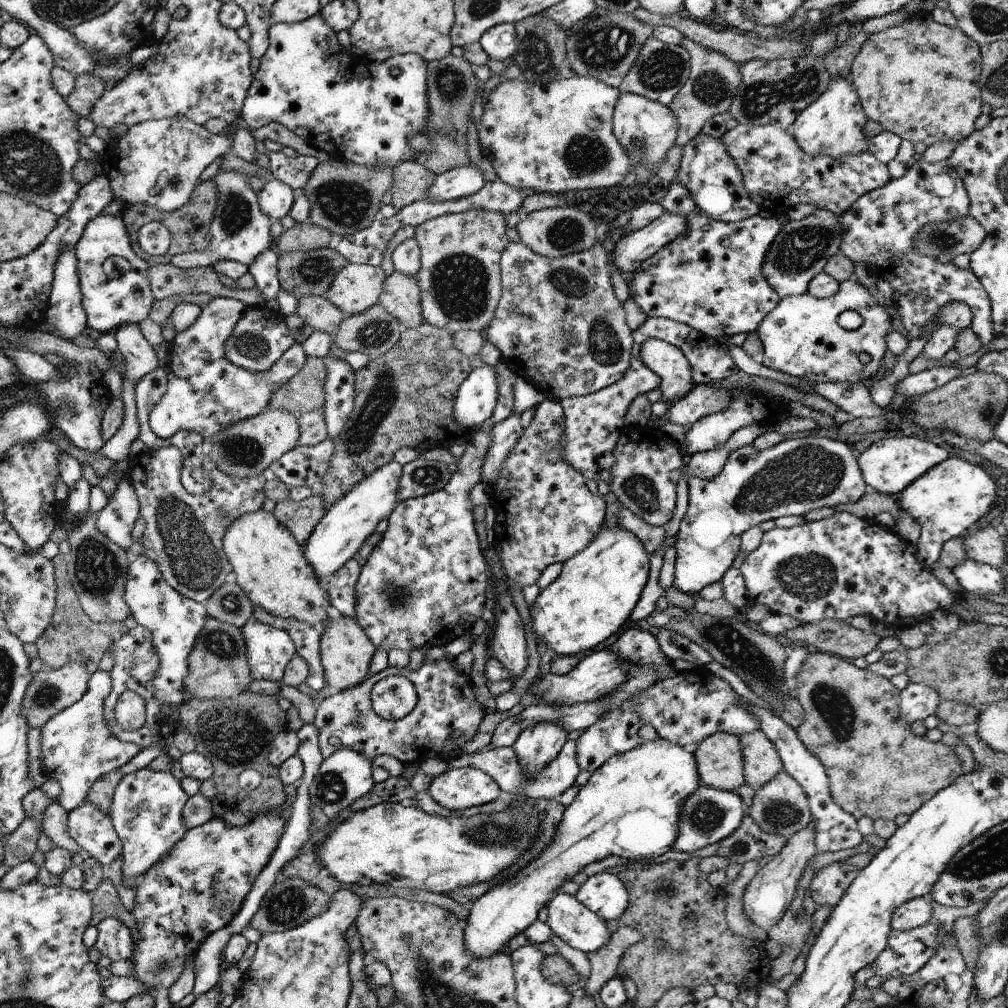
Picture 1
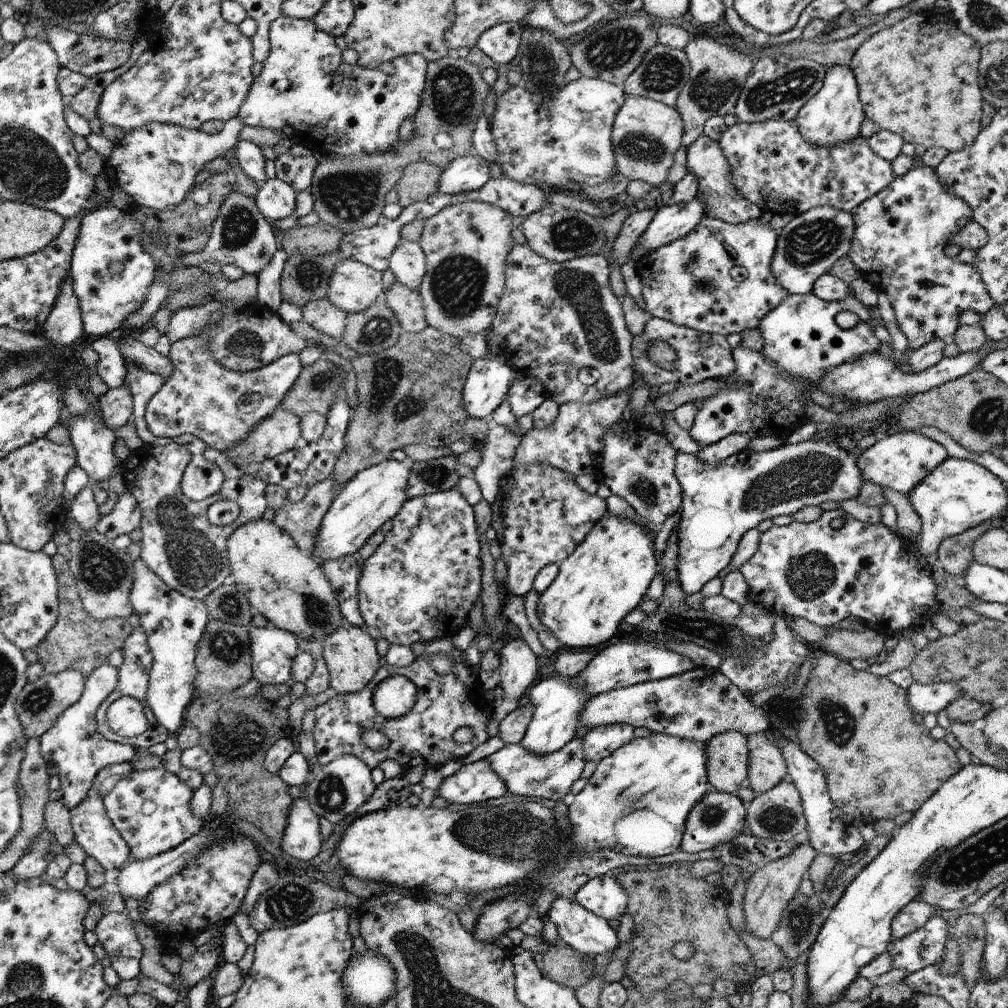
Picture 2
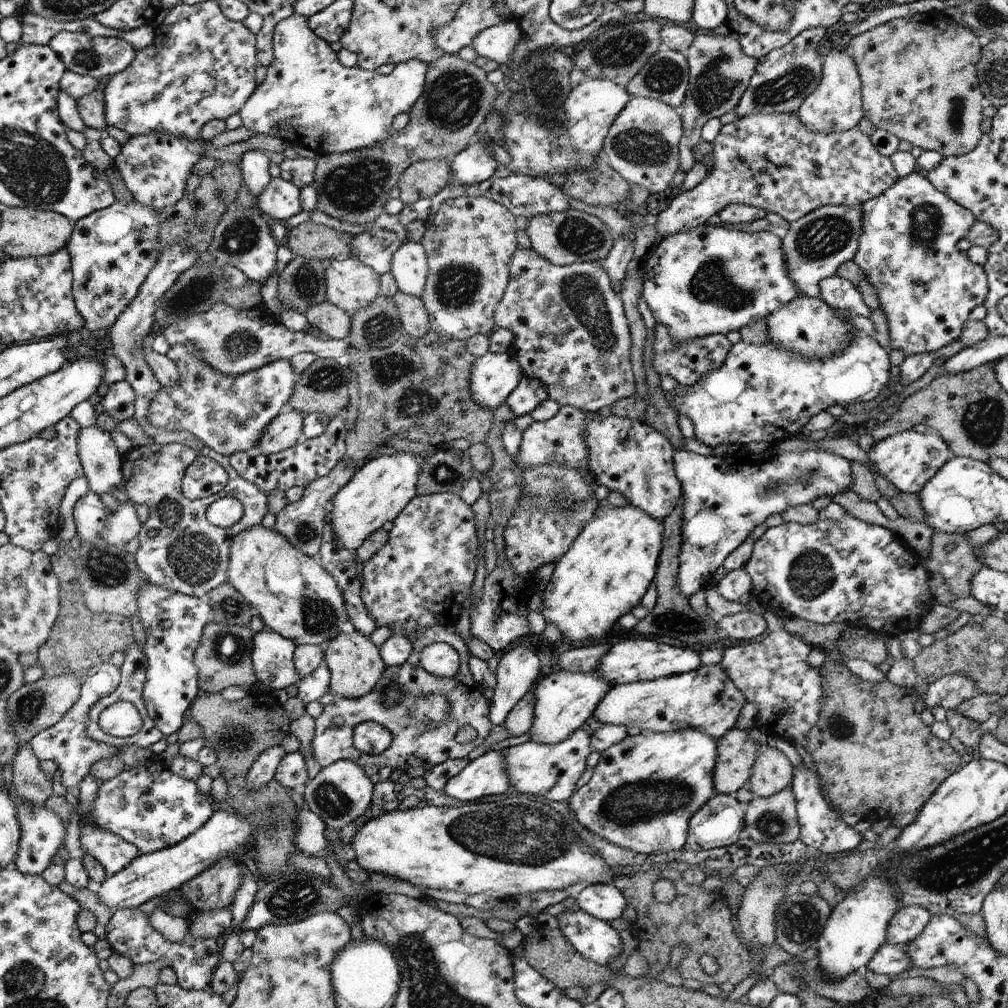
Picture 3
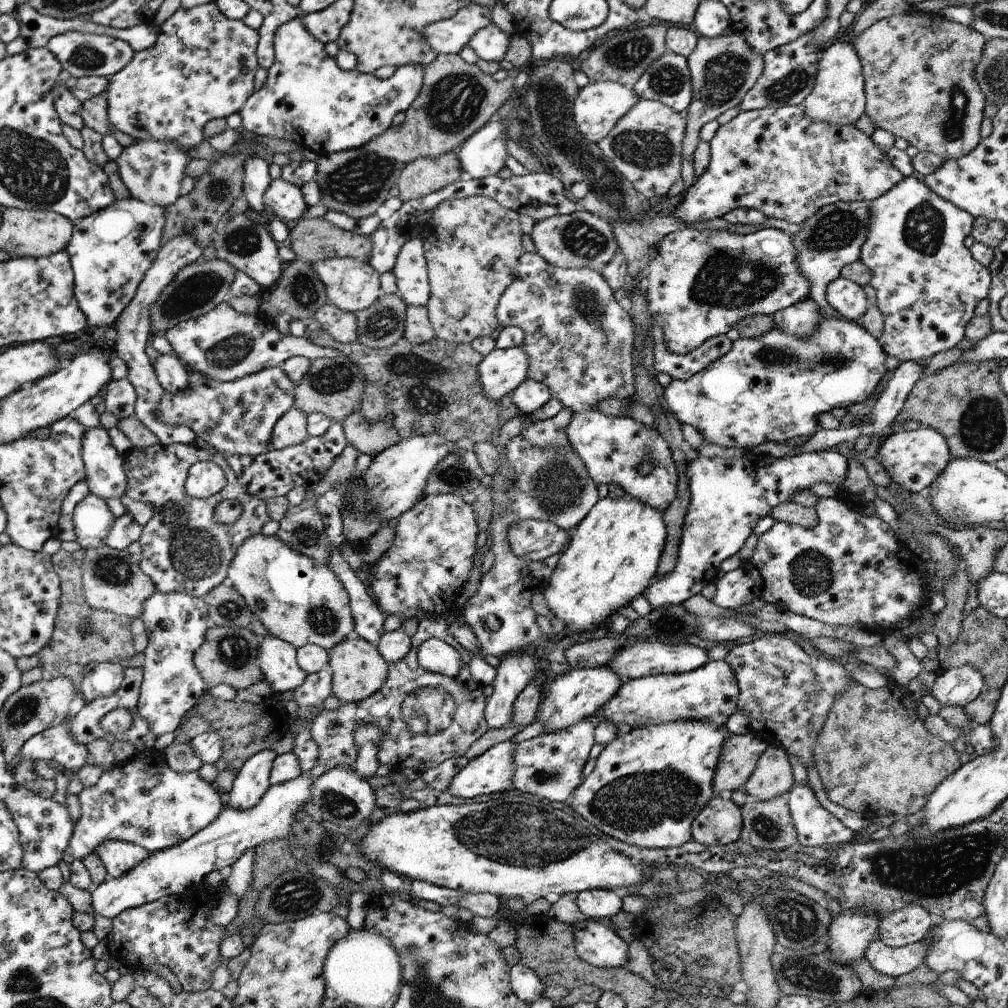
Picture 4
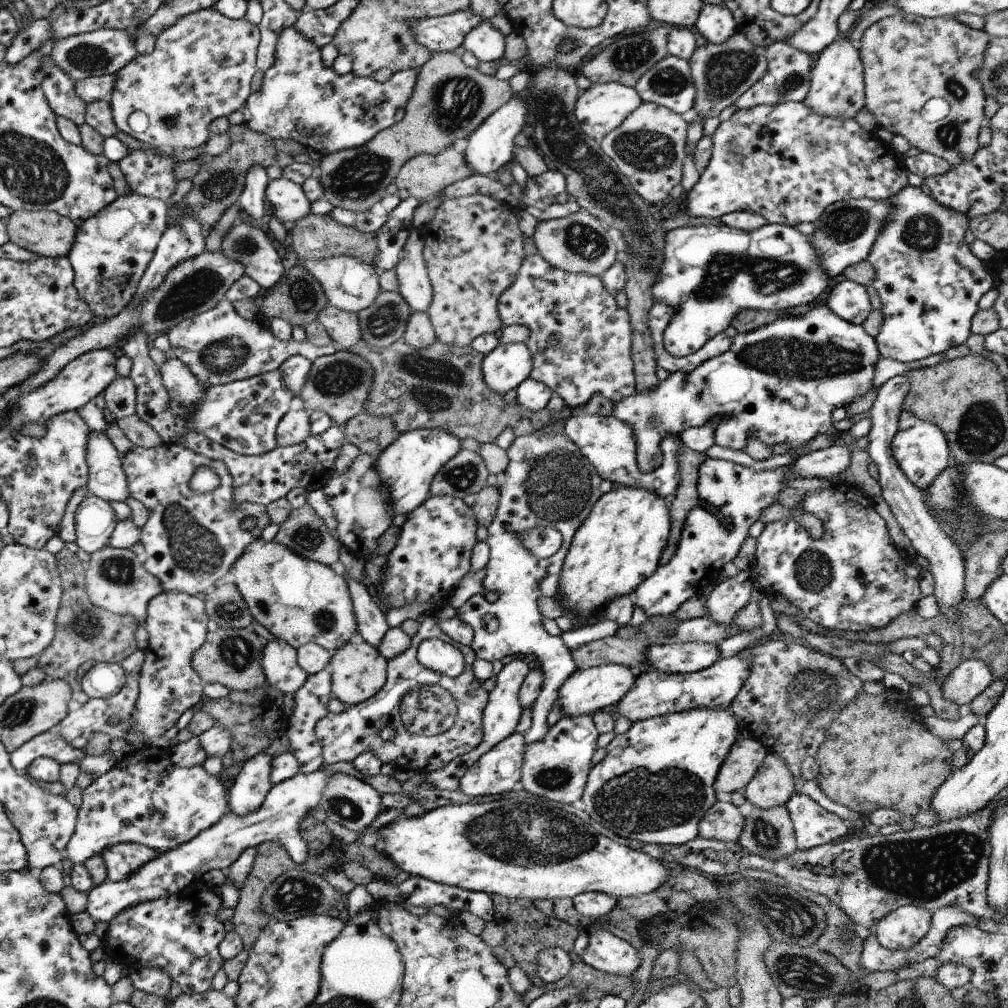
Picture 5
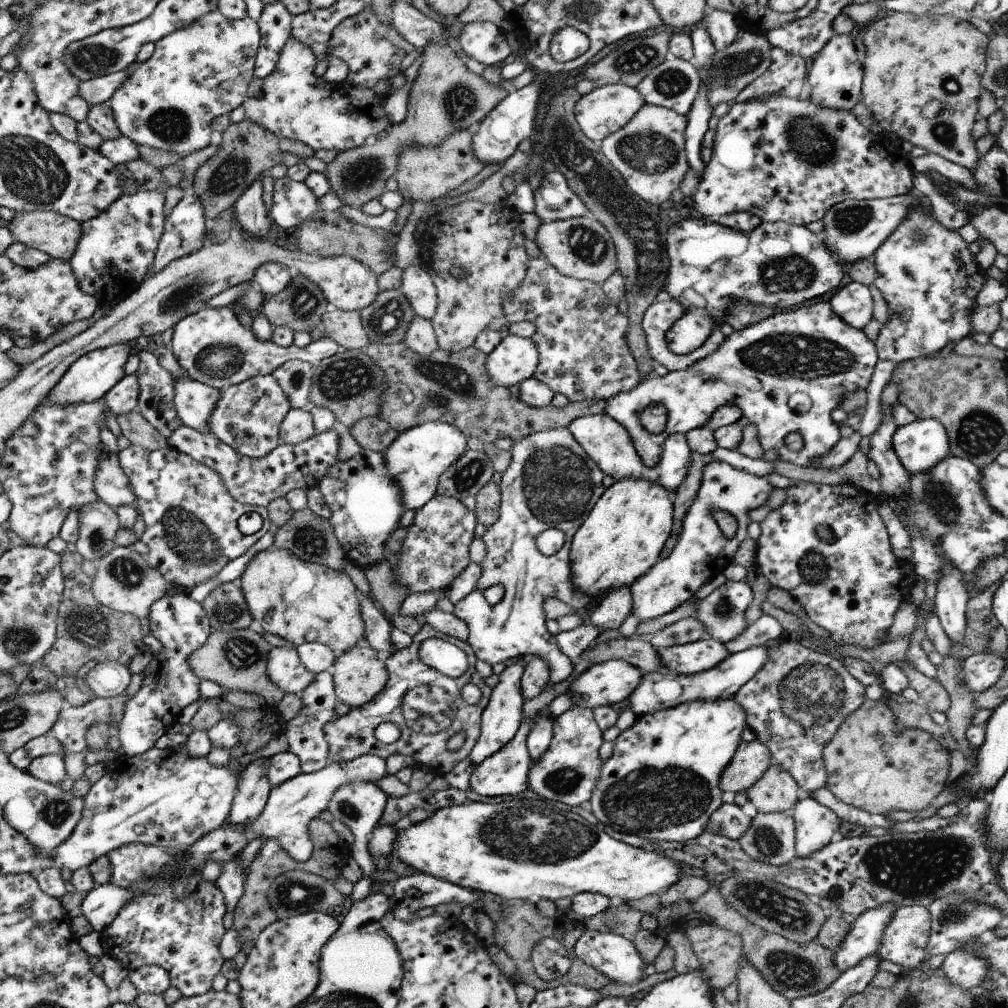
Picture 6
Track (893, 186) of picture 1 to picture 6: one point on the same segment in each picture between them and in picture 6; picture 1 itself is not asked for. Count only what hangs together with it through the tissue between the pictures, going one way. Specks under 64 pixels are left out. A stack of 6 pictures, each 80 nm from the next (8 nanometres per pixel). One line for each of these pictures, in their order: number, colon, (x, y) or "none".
2: (899, 234)
3: (927, 287)
4: (928, 286)
5: (929, 282)
6: (926, 273)

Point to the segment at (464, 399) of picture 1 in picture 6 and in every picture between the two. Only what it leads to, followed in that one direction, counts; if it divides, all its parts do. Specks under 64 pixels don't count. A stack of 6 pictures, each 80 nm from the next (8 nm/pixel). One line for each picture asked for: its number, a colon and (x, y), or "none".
2: (490, 382)
3: (495, 376)
4: (501, 371)
5: (507, 366)
6: (514, 359)

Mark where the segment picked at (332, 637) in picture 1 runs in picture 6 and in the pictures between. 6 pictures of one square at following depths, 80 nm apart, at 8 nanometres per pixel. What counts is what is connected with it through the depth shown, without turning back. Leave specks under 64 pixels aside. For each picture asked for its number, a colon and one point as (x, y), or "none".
2: (352, 657)
3: (356, 667)
4: (358, 670)
5: (358, 671)
6: (360, 674)

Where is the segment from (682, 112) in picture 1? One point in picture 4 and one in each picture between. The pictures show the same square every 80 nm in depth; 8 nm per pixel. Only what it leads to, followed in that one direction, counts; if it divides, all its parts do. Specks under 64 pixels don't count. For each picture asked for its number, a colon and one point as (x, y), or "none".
2: (718, 72)
3: (720, 72)
4: (723, 68)

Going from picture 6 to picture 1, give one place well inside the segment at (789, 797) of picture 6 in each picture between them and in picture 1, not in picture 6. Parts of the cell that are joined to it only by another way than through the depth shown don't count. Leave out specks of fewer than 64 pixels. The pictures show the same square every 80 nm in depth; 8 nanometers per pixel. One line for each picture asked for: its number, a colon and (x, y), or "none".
1: (762, 762)
2: (767, 767)
3: (772, 772)
4: (772, 776)
5: (773, 784)

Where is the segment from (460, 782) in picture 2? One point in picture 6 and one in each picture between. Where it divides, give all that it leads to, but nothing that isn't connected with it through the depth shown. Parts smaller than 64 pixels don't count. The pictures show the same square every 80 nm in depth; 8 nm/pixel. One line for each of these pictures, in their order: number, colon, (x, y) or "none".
3: (488, 775)
4: (492, 772)
5: (499, 771)
6: (505, 773)

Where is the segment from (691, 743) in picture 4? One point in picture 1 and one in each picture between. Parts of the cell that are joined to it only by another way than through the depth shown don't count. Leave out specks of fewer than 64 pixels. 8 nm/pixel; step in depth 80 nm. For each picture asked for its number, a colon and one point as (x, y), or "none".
1: (630, 808)
2: (637, 802)
3: (644, 790)

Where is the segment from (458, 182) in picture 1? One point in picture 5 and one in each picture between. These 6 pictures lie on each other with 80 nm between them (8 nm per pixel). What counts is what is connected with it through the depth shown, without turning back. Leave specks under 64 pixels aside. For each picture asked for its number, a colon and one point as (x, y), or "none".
2: (469, 173)
3: (476, 164)
4: (483, 155)
5: (490, 146)

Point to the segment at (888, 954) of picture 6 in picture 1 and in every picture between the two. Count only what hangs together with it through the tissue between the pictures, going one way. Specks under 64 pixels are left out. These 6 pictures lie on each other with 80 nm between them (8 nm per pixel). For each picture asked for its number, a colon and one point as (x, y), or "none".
1: (916, 912)
2: (912, 917)
3: (908, 922)
4: (908, 925)
5: (907, 925)

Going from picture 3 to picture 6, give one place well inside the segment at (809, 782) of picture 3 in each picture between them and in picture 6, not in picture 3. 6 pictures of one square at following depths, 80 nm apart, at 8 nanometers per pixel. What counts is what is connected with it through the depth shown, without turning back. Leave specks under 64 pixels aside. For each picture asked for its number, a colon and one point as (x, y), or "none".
4: (816, 827)
5: (814, 826)
6: (816, 825)

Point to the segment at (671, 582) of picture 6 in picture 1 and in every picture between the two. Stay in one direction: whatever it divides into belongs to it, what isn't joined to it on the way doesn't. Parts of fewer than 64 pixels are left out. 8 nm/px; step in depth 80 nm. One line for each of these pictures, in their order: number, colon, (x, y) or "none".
1: (802, 473)
2: (721, 503)
3: (725, 498)
4: (727, 498)
5: (740, 494)

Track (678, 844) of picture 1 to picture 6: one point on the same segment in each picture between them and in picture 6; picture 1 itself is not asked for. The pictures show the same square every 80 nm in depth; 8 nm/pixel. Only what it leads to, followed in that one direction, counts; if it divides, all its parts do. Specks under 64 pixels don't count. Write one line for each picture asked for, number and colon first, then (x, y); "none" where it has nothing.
2: (719, 818)
3: (720, 822)
4: (720, 822)
5: (723, 822)
6: (728, 820)

